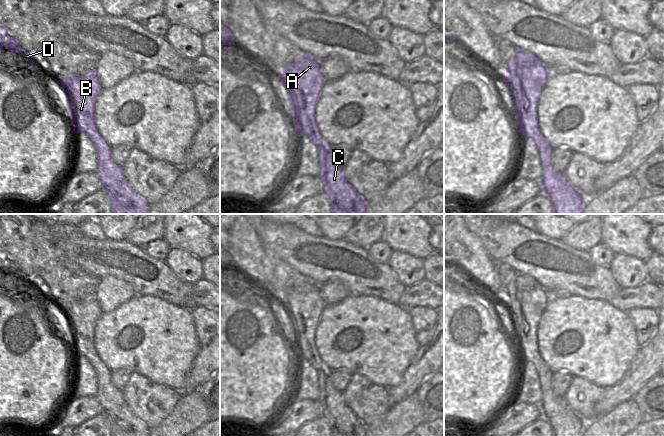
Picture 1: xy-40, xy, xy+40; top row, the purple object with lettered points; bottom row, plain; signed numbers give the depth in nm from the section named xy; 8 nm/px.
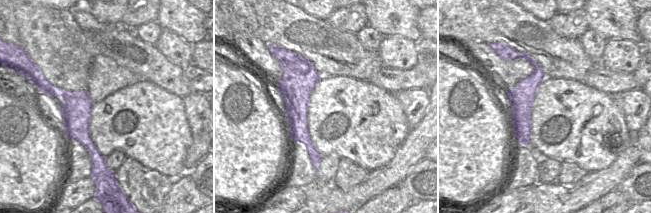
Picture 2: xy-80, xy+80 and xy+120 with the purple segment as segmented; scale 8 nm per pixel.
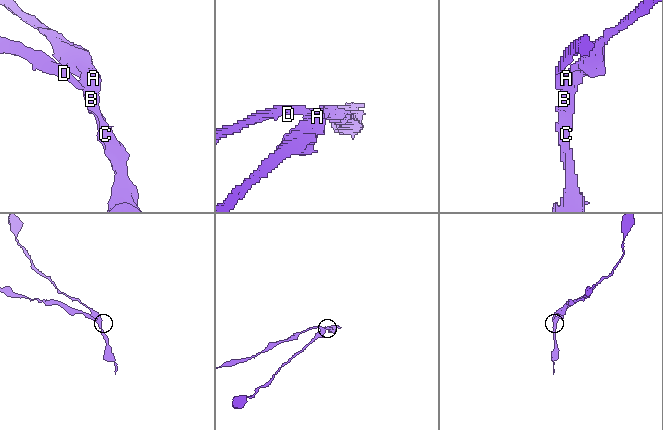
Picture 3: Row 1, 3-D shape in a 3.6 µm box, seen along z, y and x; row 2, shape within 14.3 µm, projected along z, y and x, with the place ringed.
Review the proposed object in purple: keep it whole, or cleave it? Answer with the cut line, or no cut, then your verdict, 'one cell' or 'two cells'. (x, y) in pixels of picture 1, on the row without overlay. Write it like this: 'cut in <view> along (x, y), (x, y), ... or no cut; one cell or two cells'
cut in xy+40 along (513, 280), (524, 308), (516, 323); two cells

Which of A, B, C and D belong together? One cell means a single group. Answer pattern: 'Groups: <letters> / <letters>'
Groups: A B C / D.

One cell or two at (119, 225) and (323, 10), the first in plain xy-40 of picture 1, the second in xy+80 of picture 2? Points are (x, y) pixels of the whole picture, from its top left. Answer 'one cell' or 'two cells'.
one cell

